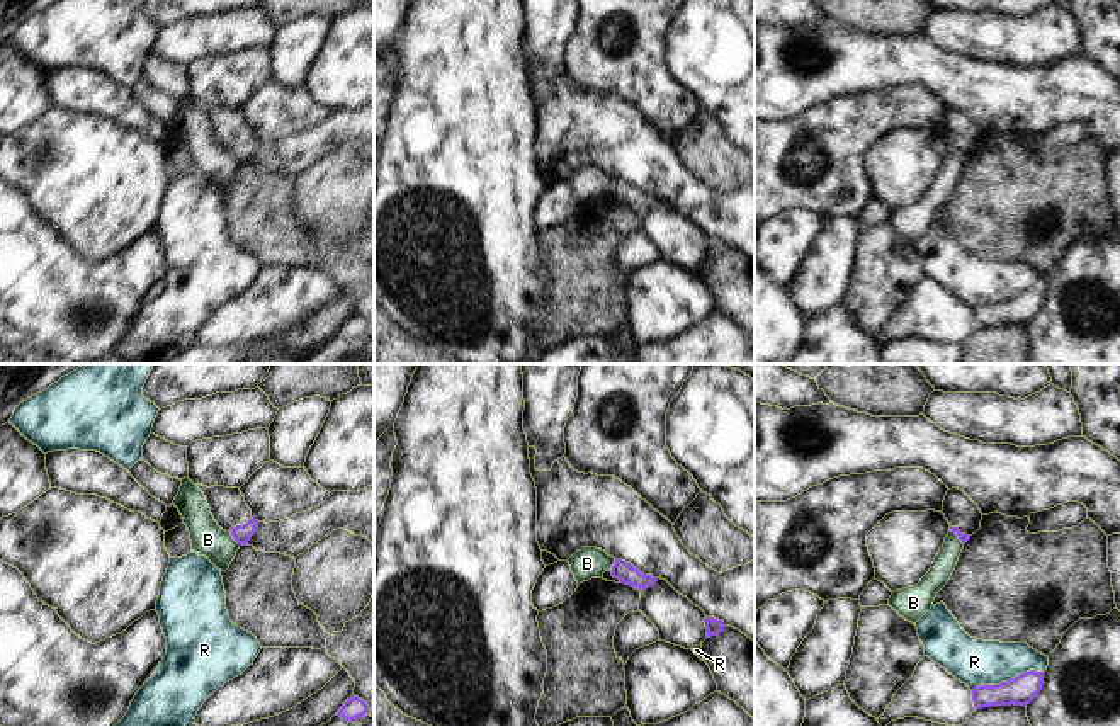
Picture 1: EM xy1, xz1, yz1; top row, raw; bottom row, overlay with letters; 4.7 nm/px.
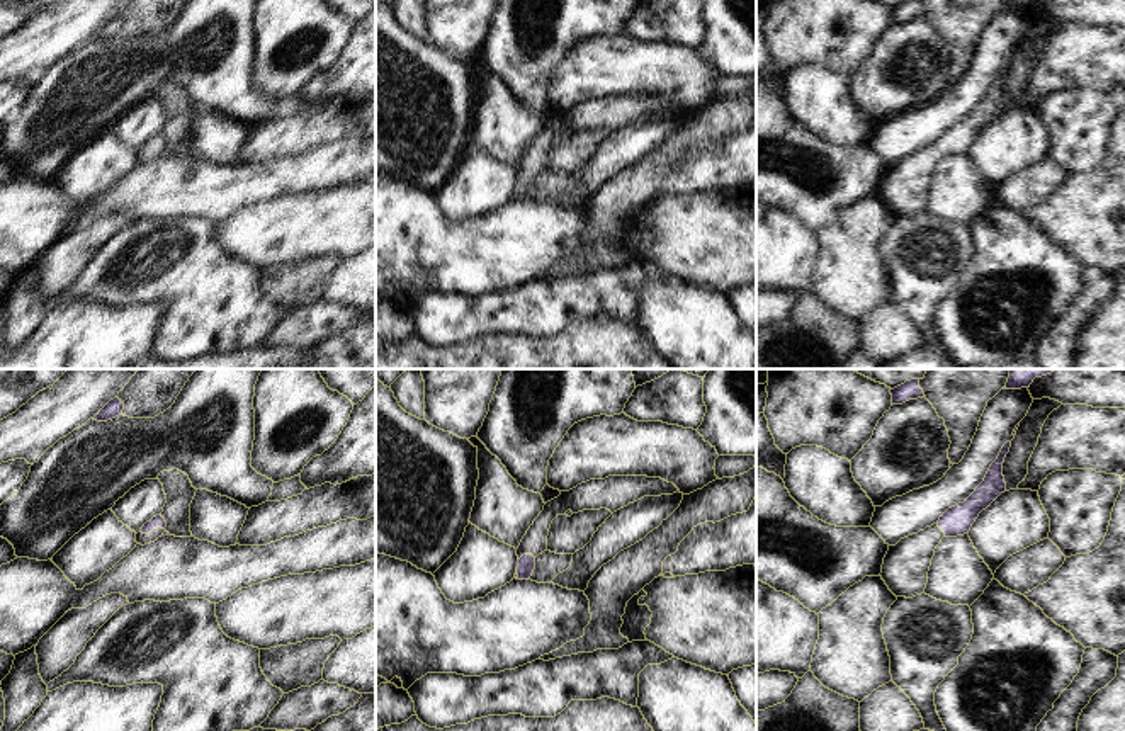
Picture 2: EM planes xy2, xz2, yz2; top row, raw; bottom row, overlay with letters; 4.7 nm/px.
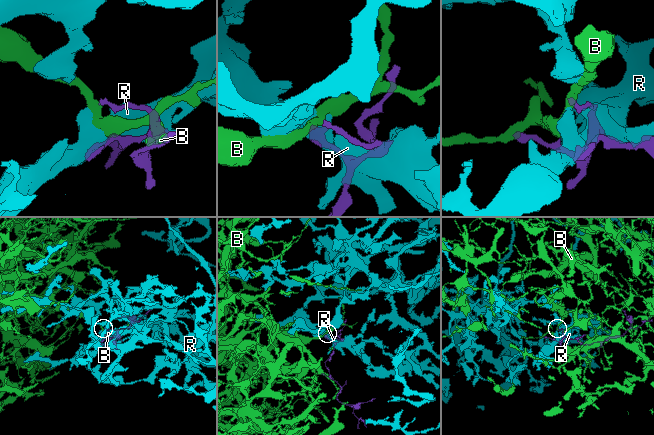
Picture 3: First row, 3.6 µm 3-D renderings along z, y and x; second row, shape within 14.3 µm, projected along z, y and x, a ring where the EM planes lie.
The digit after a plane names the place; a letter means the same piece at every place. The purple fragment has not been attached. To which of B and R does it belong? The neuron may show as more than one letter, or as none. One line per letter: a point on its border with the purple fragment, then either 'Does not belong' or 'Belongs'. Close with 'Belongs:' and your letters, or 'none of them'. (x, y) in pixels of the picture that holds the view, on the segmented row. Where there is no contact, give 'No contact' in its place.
B: Touches purple at xy1 (235, 539). Does not belong
R: Touches purple at yz1 (1008, 680). Does not belong
Belongs: none of them

